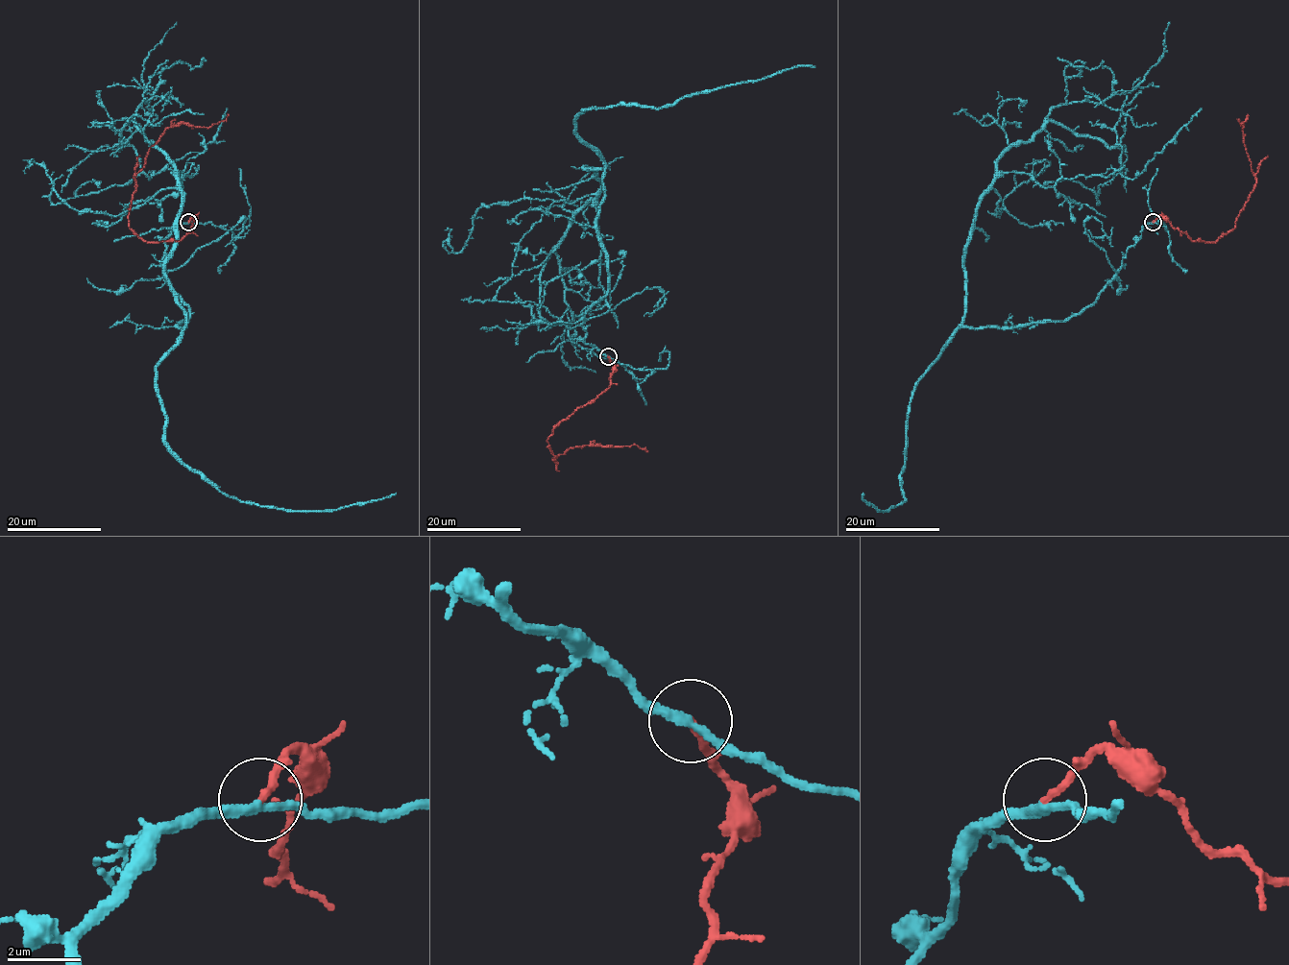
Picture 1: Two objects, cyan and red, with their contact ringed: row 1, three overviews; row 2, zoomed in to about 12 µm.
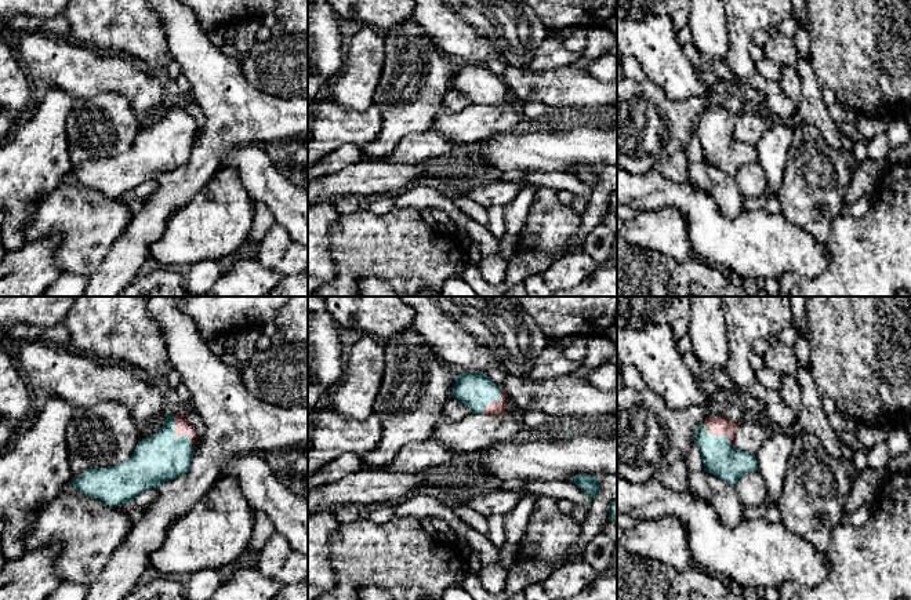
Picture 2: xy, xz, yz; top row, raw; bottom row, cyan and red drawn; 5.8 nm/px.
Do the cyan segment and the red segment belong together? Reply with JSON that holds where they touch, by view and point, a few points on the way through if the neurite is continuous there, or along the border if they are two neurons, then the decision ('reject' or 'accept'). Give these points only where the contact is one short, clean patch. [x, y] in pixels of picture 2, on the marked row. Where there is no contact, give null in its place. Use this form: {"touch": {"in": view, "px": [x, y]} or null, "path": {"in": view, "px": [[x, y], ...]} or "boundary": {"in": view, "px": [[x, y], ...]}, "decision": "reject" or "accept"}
{"touch": {"in": "xy", "px": [177, 436]}, "path": {"in": "xy", "px": [[162, 457], [171, 447], [177, 436], [181, 426]]}, "decision": "accept"}

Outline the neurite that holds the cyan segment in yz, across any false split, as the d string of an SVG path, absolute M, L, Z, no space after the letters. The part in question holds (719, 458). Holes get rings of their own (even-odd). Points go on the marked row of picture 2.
M725 414L708 415L694 436L704 470L732 486L736 486L743 474L758 469L755 454L734 447L736 430L741 422L732 422Z

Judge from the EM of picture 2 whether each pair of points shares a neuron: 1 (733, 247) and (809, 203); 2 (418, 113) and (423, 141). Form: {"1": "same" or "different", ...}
{"1": "different", "2": "different"}

